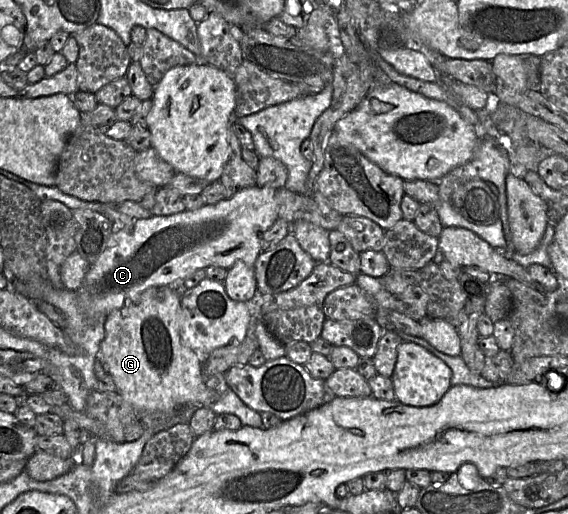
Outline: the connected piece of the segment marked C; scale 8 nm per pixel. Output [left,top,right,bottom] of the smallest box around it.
[76,186,278,321]

